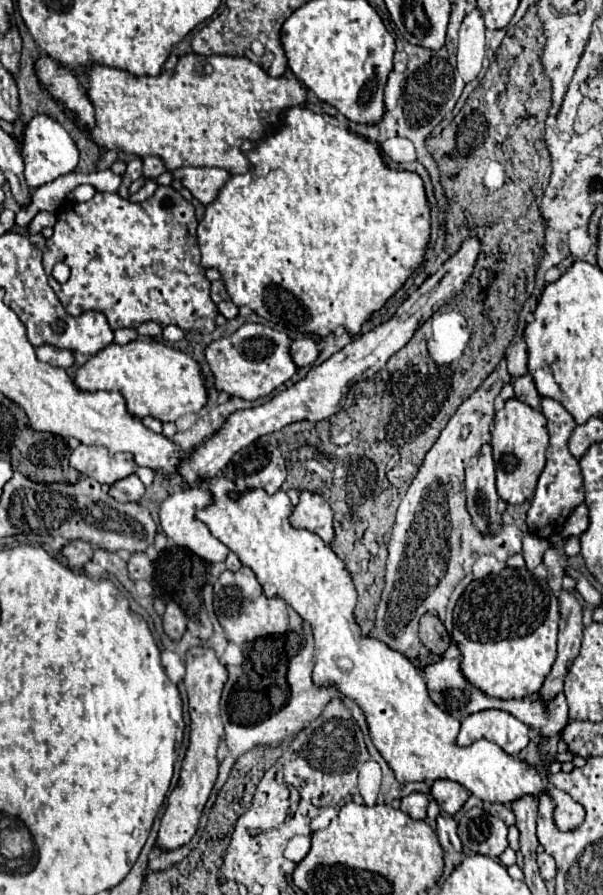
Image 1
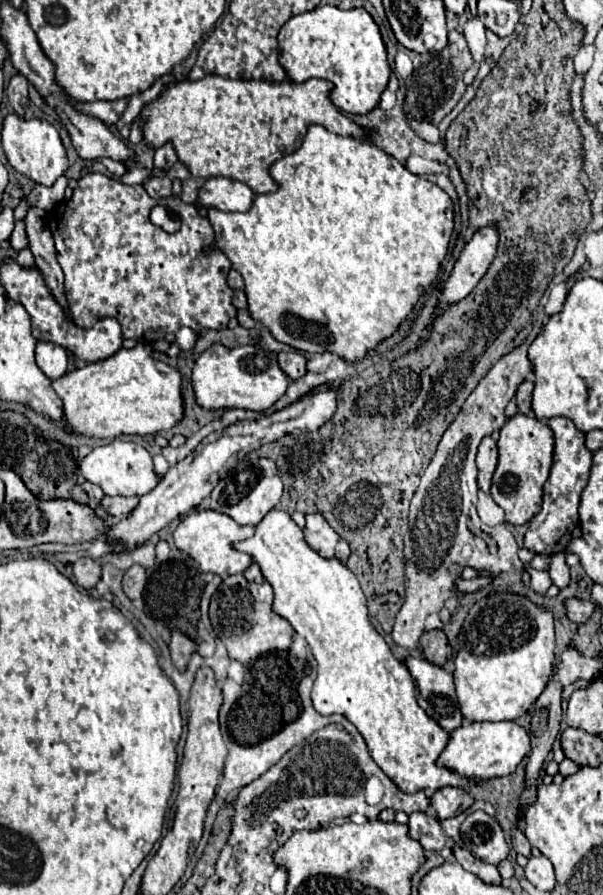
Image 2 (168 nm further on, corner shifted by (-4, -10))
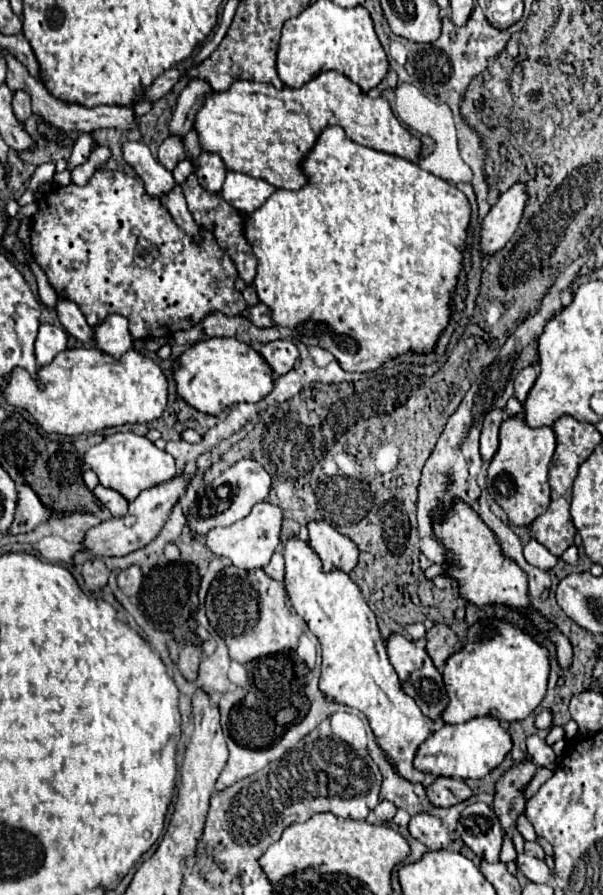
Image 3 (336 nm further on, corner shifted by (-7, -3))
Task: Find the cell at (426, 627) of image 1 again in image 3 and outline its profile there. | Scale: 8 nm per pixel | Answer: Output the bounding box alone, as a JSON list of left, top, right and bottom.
[427,624,461,670]

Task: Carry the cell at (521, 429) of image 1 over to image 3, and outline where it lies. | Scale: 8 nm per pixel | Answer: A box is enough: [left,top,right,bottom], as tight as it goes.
[487,416,555,526]

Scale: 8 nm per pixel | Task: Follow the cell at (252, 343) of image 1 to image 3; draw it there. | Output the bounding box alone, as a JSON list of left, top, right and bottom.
[173,338,273,414]

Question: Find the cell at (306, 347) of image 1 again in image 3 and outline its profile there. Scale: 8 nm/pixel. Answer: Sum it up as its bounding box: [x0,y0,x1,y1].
[261,340,299,376]

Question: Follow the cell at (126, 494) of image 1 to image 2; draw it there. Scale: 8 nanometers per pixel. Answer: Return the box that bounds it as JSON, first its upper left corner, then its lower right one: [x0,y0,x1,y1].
[100,495,140,519]

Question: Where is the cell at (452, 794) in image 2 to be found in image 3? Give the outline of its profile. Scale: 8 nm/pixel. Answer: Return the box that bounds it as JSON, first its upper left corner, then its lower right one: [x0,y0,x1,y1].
[427,778,471,806]

